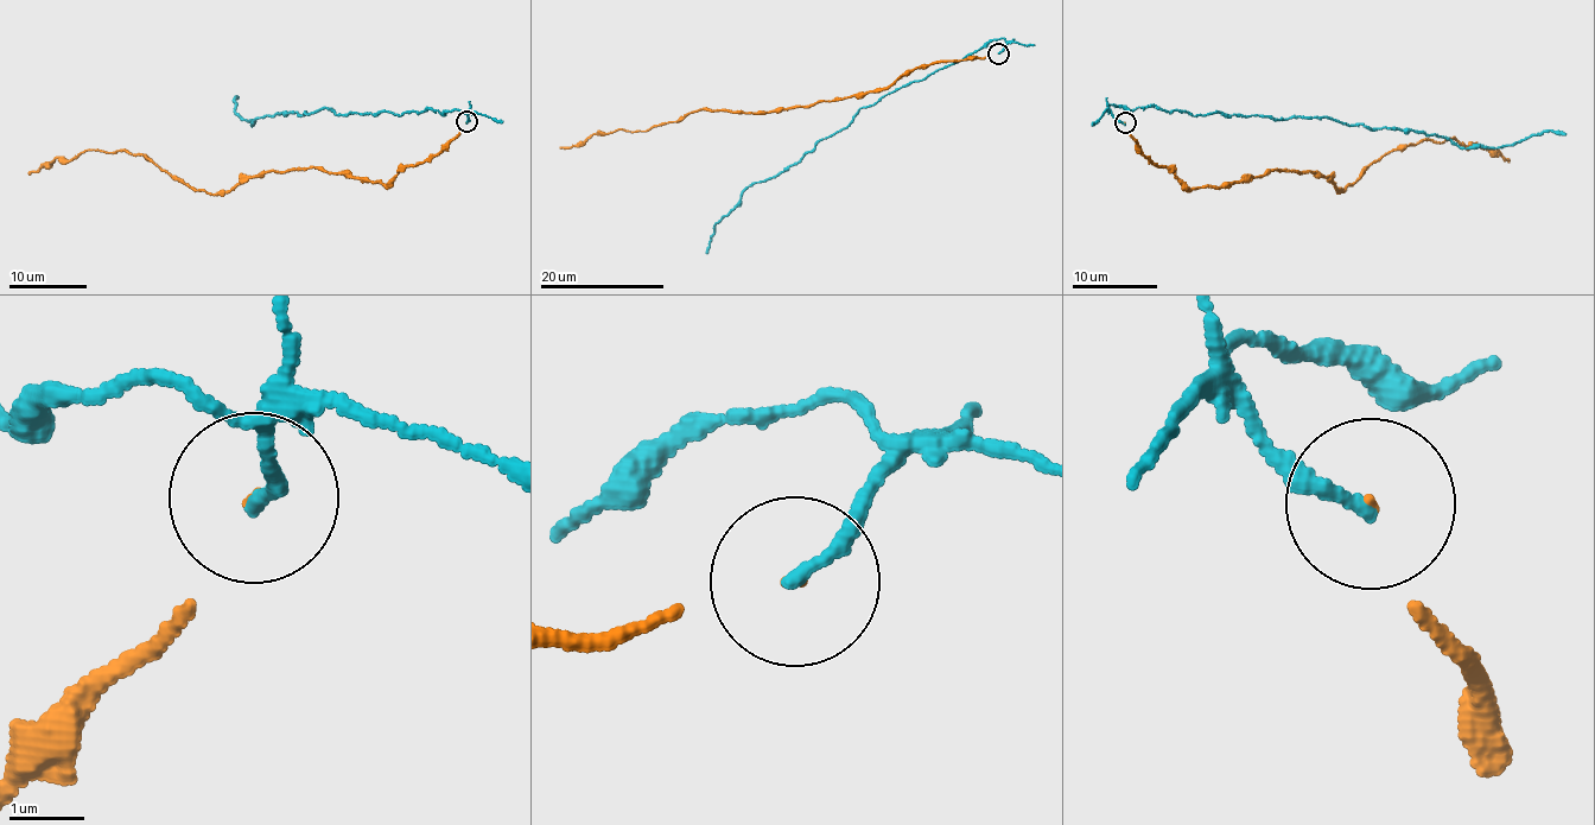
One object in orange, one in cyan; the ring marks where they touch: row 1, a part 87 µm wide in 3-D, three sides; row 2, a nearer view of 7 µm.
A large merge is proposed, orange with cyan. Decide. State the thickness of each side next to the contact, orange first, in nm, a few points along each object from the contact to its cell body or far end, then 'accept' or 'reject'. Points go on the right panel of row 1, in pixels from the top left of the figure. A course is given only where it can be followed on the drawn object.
calibres 50 and 190 nm; course orange (1124, 122), (1142, 154), (1190, 188), (1283, 169), (1322, 175), (1342, 190), (1390, 151), (1455, 135), (1507, 163); course cyan (1124, 122), (1109, 107), (1316, 115), (1409, 128), (1469, 148), (1567, 134); reject

